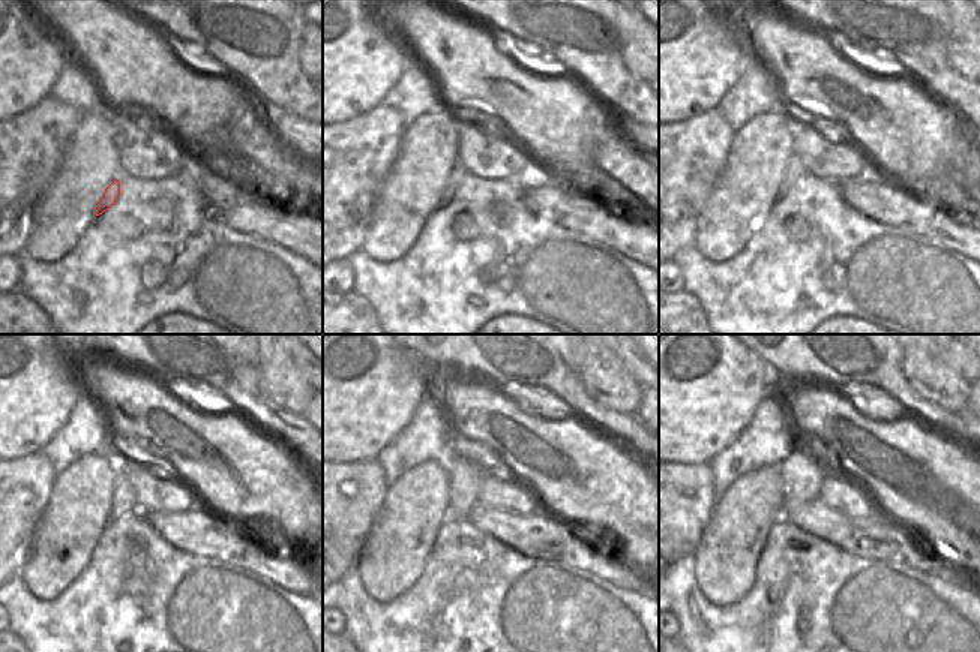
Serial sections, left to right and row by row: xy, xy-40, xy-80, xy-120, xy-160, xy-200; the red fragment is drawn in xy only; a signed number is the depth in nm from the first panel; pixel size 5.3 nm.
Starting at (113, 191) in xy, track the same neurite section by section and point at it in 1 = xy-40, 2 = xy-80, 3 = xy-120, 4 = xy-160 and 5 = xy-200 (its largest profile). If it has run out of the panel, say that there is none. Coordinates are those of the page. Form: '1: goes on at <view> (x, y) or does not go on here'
1: goes on at xy-40 (458, 173)
2: goes on at xy-80 (794, 167)
3: goes on at xy-120 (123, 502)
4: goes on at xy-160 (464, 483)
5: goes on at xy-200 (802, 474)

